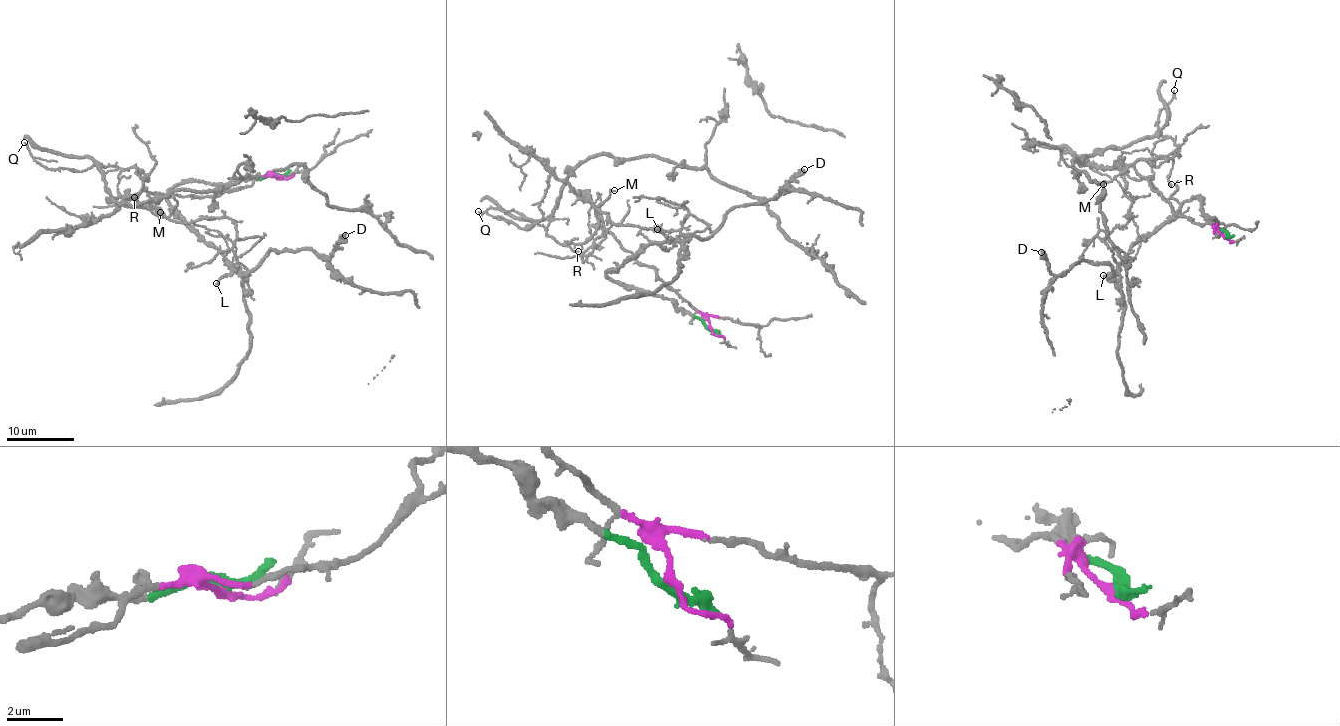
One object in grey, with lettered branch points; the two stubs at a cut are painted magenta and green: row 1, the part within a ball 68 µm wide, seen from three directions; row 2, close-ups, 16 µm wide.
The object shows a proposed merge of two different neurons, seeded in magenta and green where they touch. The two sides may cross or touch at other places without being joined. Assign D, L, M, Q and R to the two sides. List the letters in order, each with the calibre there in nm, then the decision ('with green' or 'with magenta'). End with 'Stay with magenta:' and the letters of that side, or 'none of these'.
D: calibre 500 nm; with green
L: calibre 200 nm; with green
M: calibre 190 nm; with magenta
Q: calibre 180 nm; with magenta
R: calibre 160 nm; with magenta
Stay with magenta: M, Q, R

